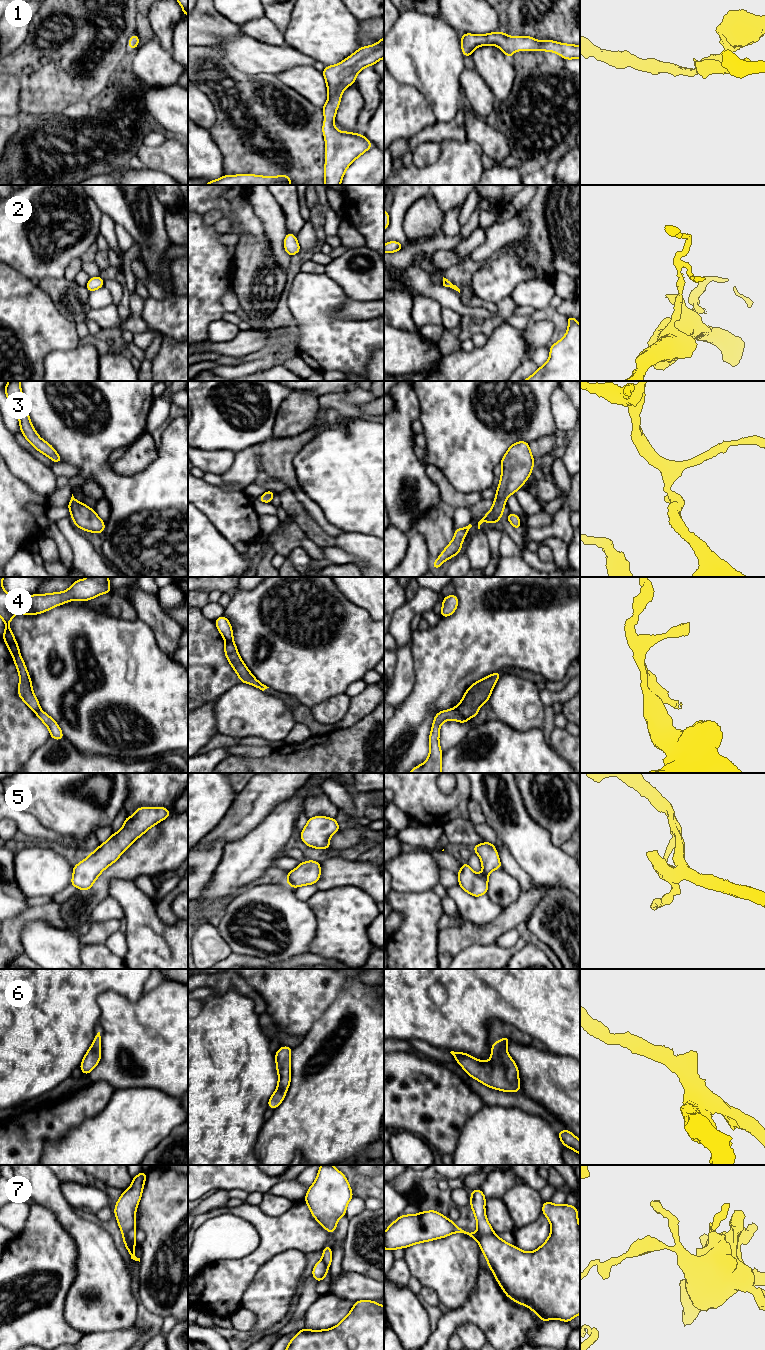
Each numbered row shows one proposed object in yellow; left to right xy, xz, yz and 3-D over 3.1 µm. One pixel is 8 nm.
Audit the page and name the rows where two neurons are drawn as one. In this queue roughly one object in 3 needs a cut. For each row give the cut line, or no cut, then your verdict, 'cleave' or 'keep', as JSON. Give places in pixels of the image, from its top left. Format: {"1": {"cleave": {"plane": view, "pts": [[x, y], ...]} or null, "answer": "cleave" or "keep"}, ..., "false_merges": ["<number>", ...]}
{"1": {"cleave": null, "answer": "keep"}, "2": {"cleave": null, "answer": "keep"}, "3": {"cleave": null, "answer": "keep"}, "4": {"cleave": {"plane": "yz", "pts": [[453, 709], [467, 718]]}, "answer": "cleave"}, "5": {"cleave": null, "answer": "keep"}, "6": {"cleave": null, "answer": "keep"}, "7": {"cleave": {"plane": "xy", "pts": [[133, 1228], [127, 1234], [131, 1241]]}, "answer": "cleave"}, "false_merges": ["4", "7"]}

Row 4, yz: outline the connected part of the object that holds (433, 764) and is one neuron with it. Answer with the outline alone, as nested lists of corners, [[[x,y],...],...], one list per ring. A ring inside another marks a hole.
[[[449,709],[438,712],[433,720],[429,735],[430,751],[427,760],[409,773],[442,773],[442,751],[439,744],[440,726],[444,721],[455,720],[460,723],[468,722],[468,718],[460,715],[456,710]]]

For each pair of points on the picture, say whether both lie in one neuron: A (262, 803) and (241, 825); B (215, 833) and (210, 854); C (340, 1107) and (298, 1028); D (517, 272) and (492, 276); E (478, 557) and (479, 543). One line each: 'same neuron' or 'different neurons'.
A: same neuron
B: different neurons
C: different neurons
D: same neuron
E: same neuron

